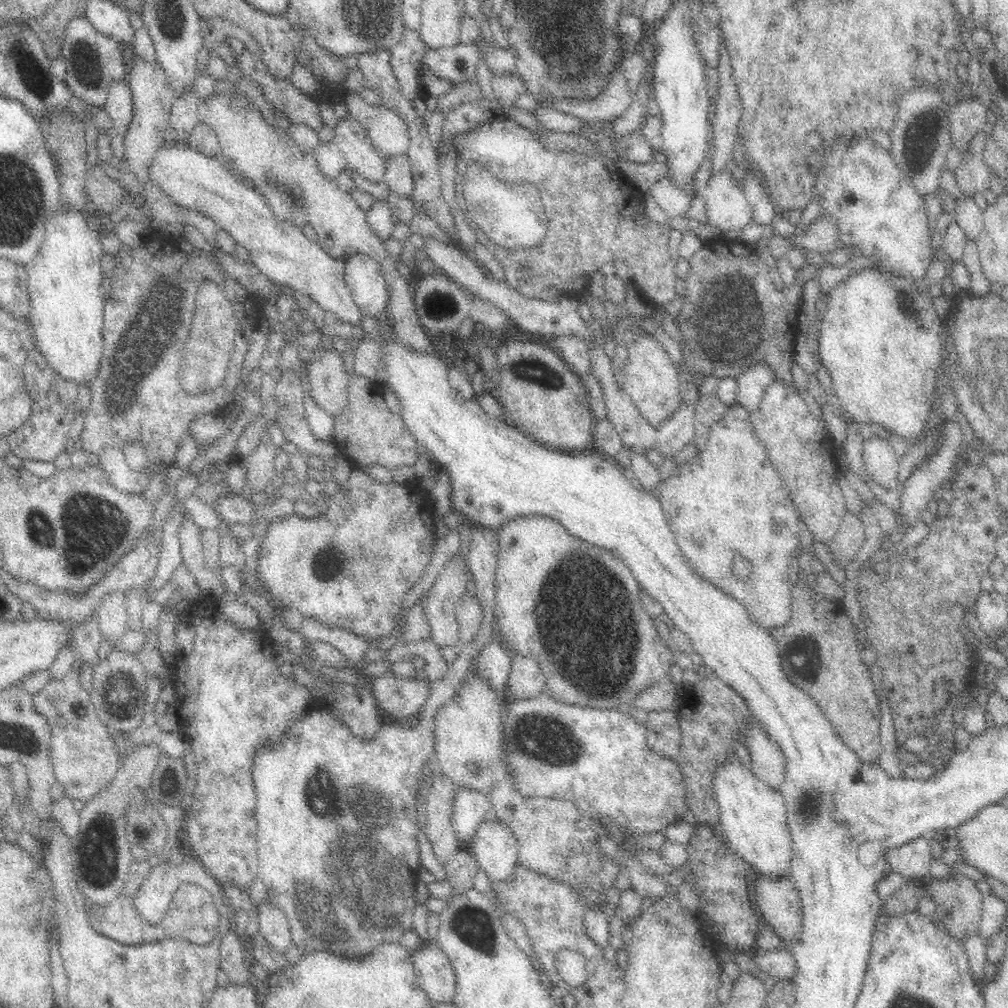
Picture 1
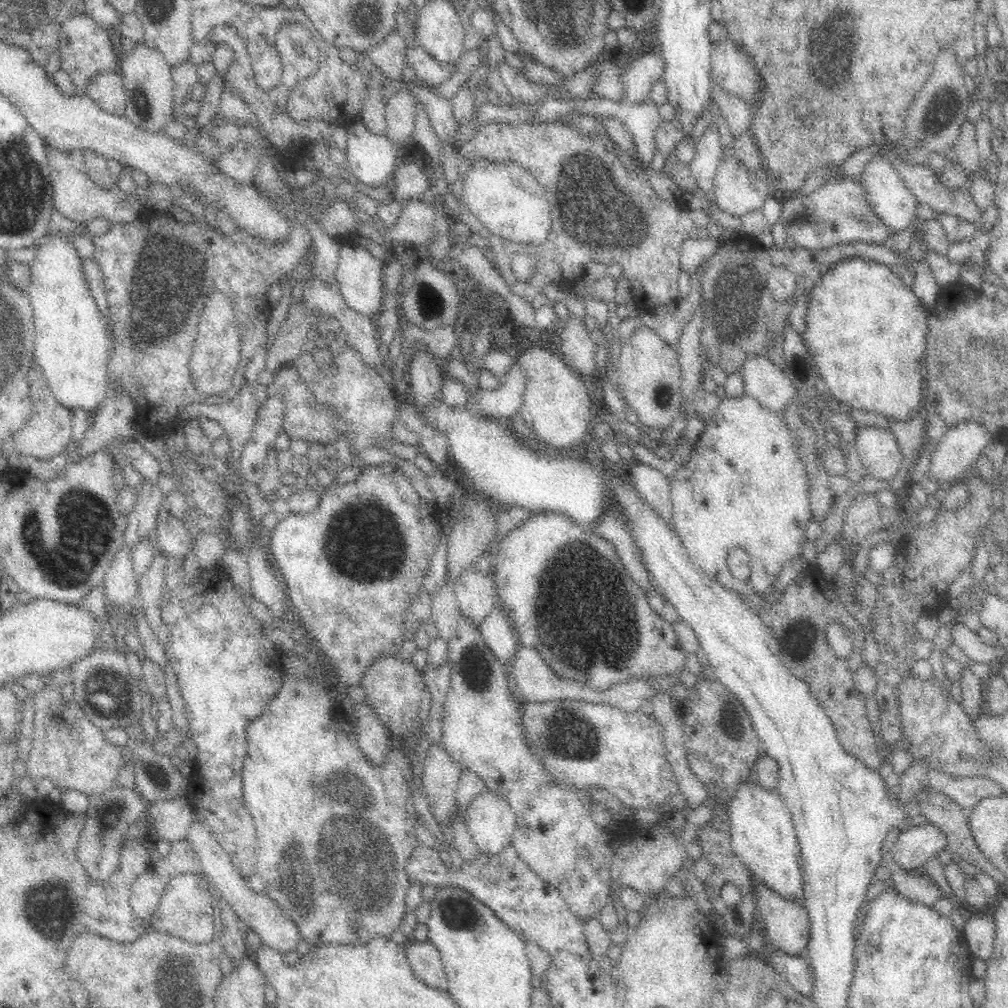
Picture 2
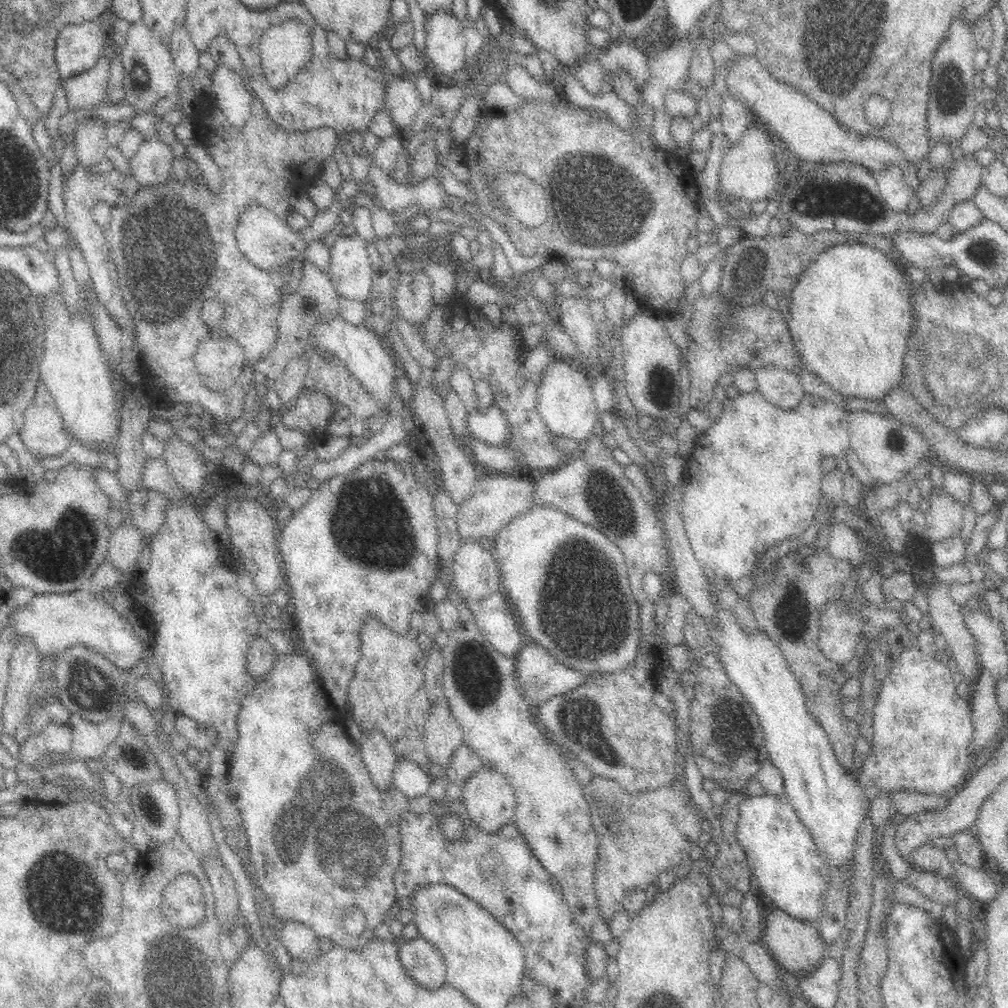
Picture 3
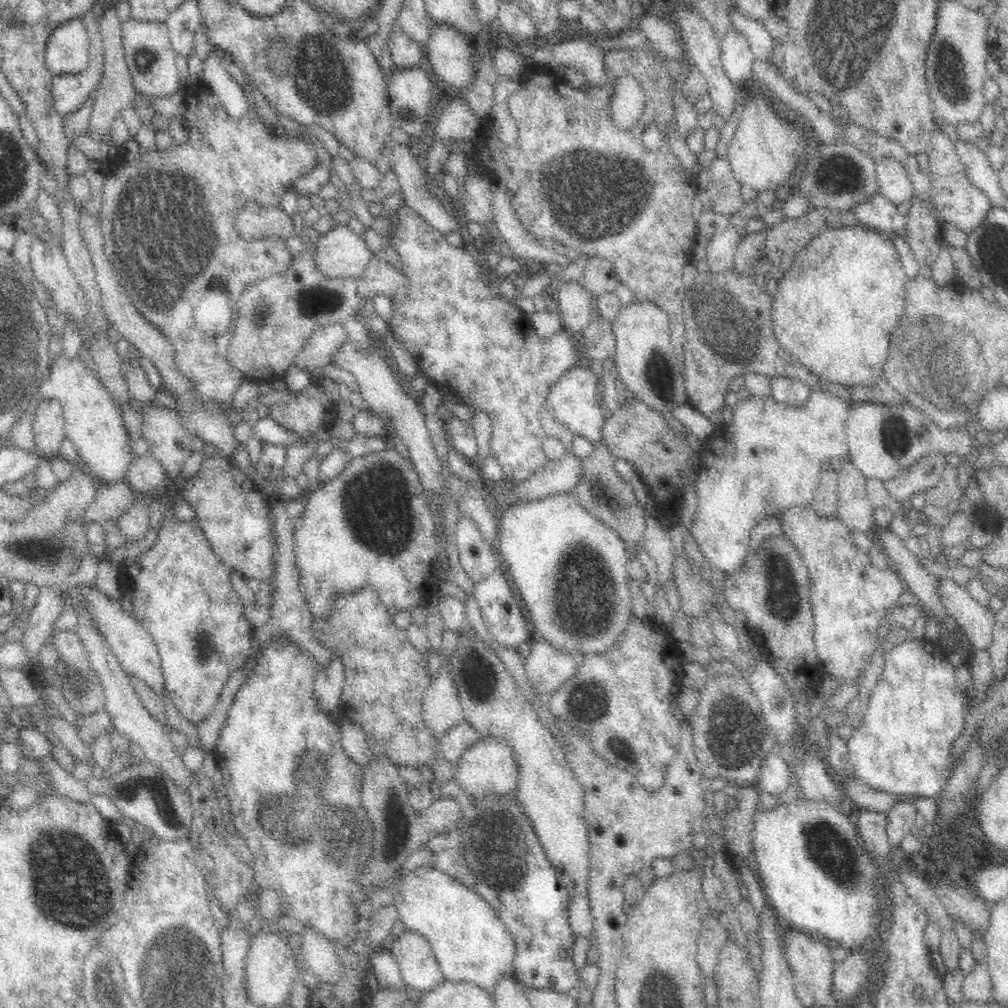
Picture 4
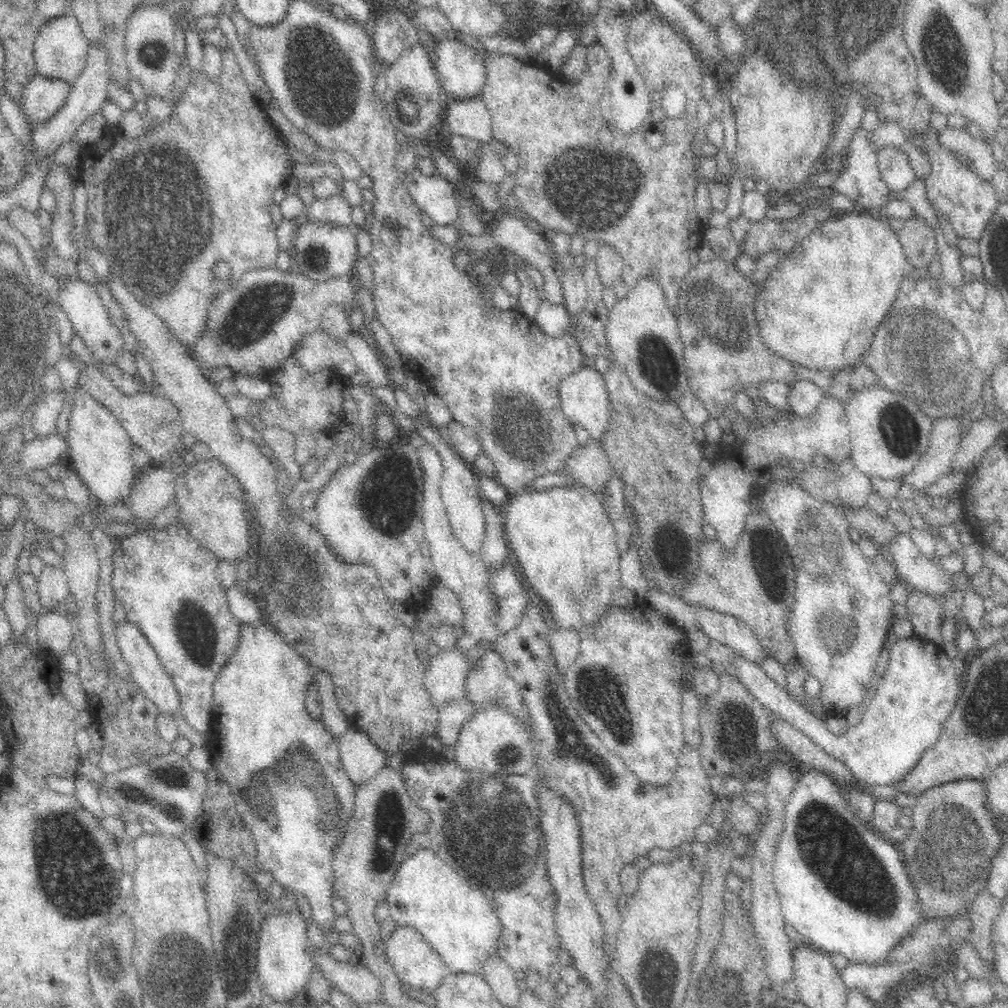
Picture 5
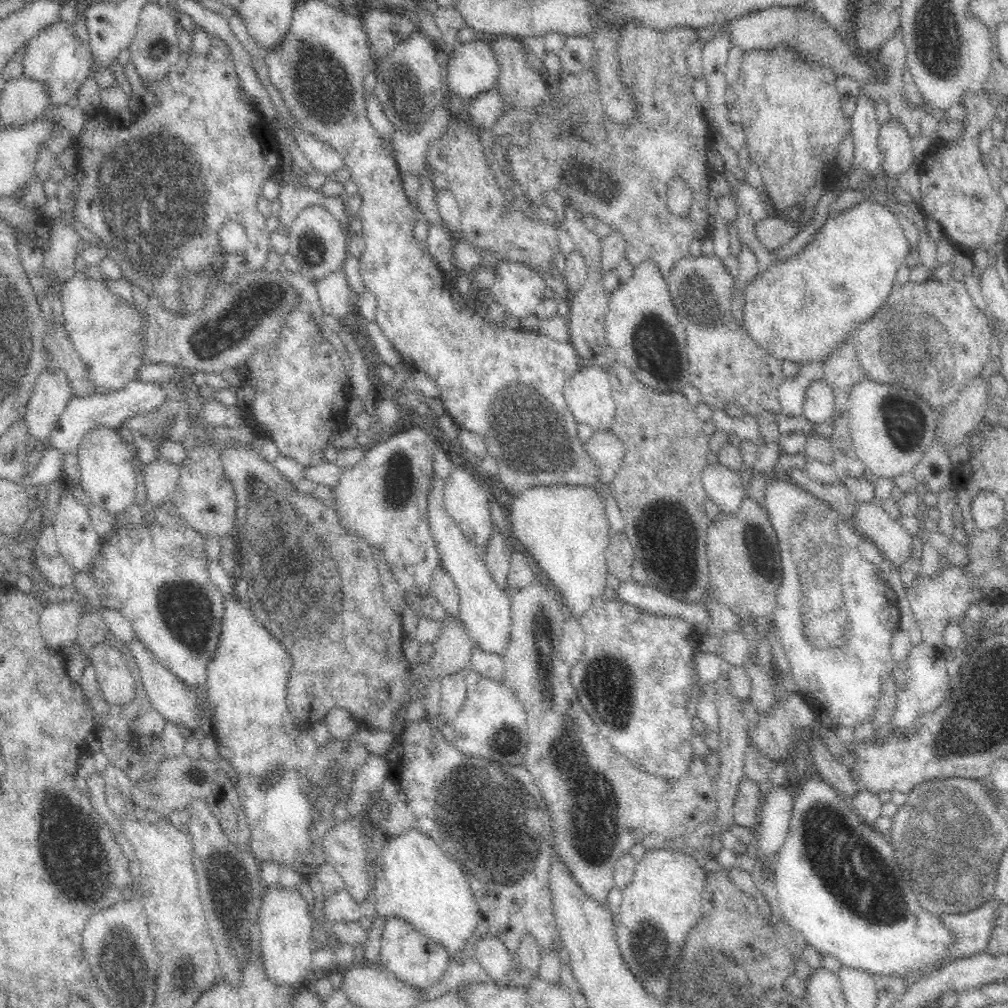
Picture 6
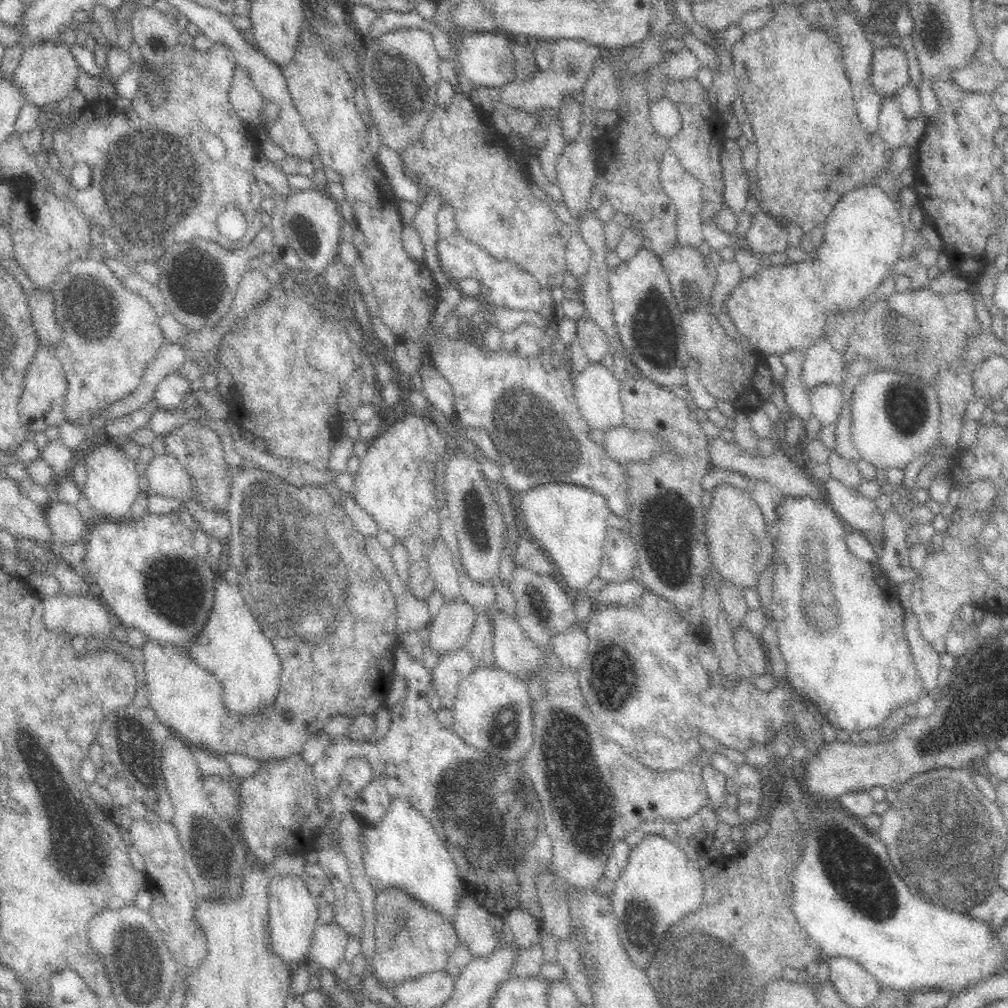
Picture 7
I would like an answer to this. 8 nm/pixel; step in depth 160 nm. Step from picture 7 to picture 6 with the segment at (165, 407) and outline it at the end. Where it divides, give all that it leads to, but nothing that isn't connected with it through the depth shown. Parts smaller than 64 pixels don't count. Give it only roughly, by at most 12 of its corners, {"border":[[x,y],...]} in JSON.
{"border":[[157,382],[73,396],[46,438],[74,454],[97,425],[120,427],[166,400]]}

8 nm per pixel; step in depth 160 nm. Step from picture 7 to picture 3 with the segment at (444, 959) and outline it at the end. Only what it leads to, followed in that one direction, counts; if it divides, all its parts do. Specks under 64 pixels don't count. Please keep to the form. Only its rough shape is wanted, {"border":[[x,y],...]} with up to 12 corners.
{"border":[[399,940],[404,970],[421,986],[440,988],[447,968],[433,944]]}

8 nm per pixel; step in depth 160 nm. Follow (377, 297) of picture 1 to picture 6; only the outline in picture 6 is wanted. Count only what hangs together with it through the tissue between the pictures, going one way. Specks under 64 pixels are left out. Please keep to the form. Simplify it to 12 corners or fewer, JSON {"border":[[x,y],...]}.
{"border":[[324,208],[300,212],[284,241],[312,282],[344,272],[345,227]]}

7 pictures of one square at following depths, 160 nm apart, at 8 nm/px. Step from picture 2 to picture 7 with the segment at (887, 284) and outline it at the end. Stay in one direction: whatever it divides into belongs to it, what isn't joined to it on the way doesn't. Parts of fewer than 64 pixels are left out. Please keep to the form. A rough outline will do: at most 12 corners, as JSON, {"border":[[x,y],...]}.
{"border":[[845,193],[814,257],[763,268],[725,306],[765,355],[857,317],[902,258],[898,206]]}

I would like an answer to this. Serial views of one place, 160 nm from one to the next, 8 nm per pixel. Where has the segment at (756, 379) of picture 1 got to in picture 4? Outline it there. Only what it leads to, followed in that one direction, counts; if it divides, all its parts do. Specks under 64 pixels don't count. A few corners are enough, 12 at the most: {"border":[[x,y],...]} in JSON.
{"border":[[770,377],[768,396],[785,407],[802,406],[811,391],[797,378]]}

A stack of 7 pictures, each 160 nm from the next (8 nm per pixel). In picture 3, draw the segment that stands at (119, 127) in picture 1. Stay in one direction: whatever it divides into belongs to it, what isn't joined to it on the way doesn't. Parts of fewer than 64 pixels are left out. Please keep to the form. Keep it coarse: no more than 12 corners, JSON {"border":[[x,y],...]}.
{"border":[[110,57],[63,81],[70,108],[112,104]]}

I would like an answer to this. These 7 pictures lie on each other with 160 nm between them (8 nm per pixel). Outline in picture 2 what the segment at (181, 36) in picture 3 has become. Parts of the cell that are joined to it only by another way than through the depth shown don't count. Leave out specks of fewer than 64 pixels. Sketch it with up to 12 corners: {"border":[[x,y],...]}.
{"border":[[183,62],[171,68],[174,125],[181,125],[183,106],[197,83],[197,65]]}

